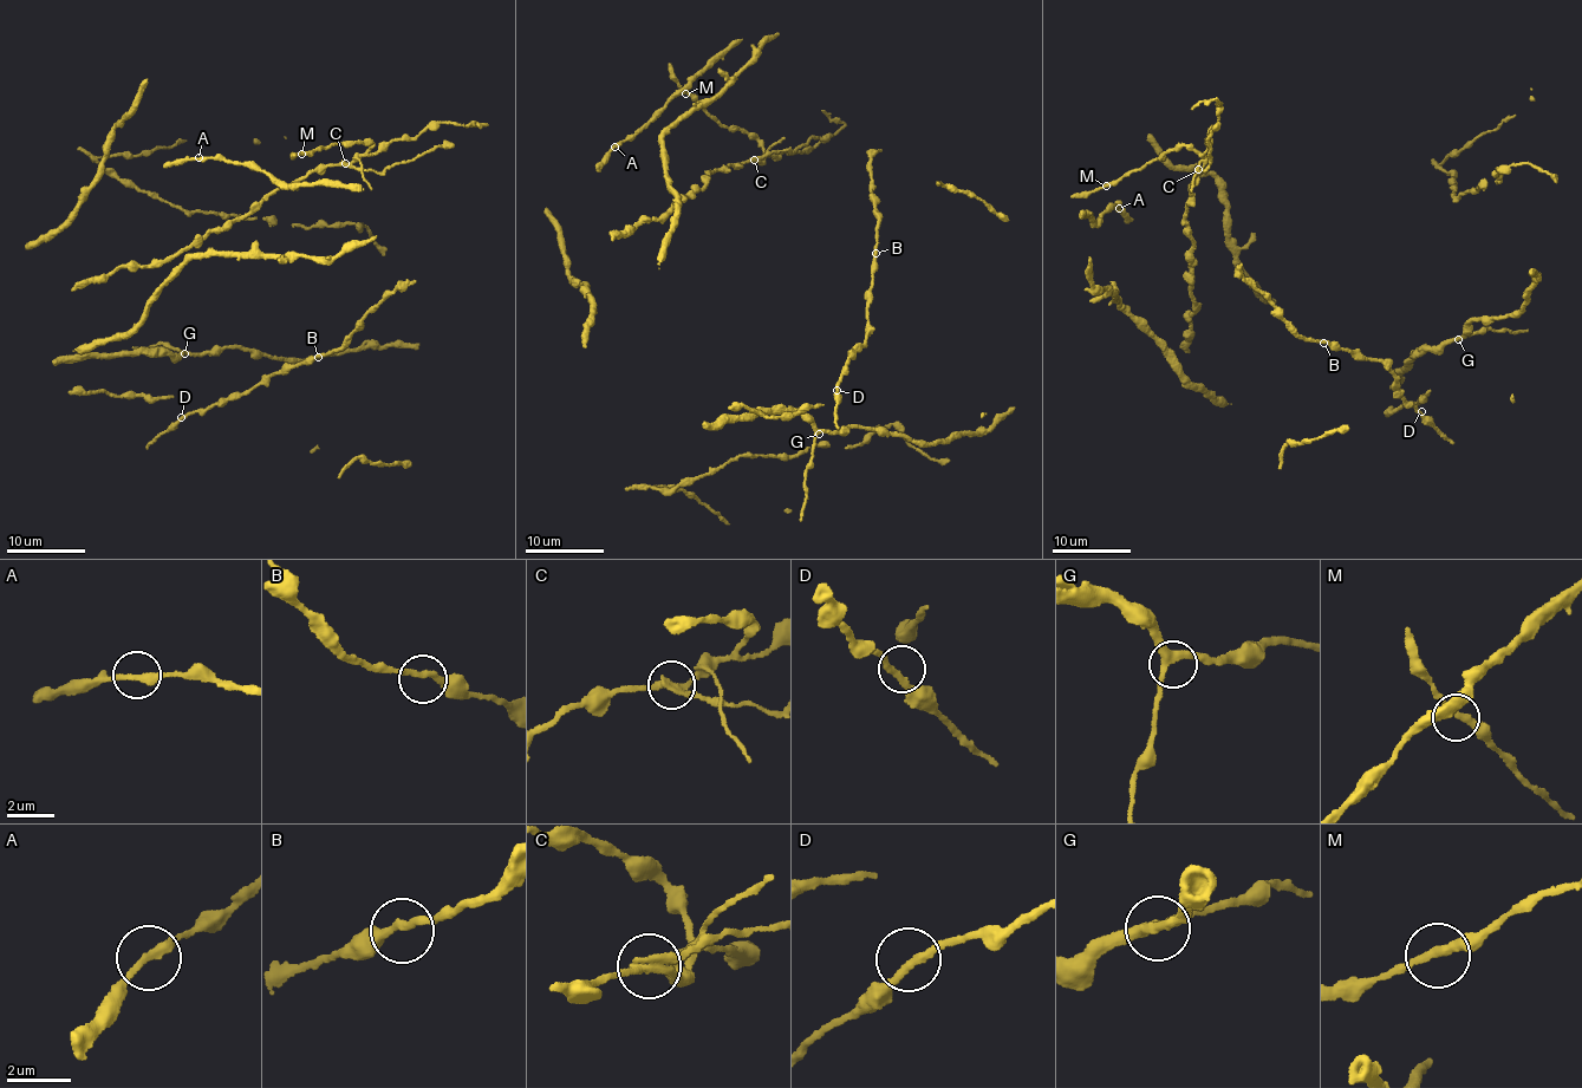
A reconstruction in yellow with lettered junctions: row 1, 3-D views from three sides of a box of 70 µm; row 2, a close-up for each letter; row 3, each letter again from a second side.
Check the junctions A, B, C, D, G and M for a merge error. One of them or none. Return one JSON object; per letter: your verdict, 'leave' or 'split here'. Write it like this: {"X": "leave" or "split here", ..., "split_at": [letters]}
{"A": "leave", "B": "leave", "C": "split here", "D": "leave", "G": "leave", "M": "leave", "split_at": ["C"]}

